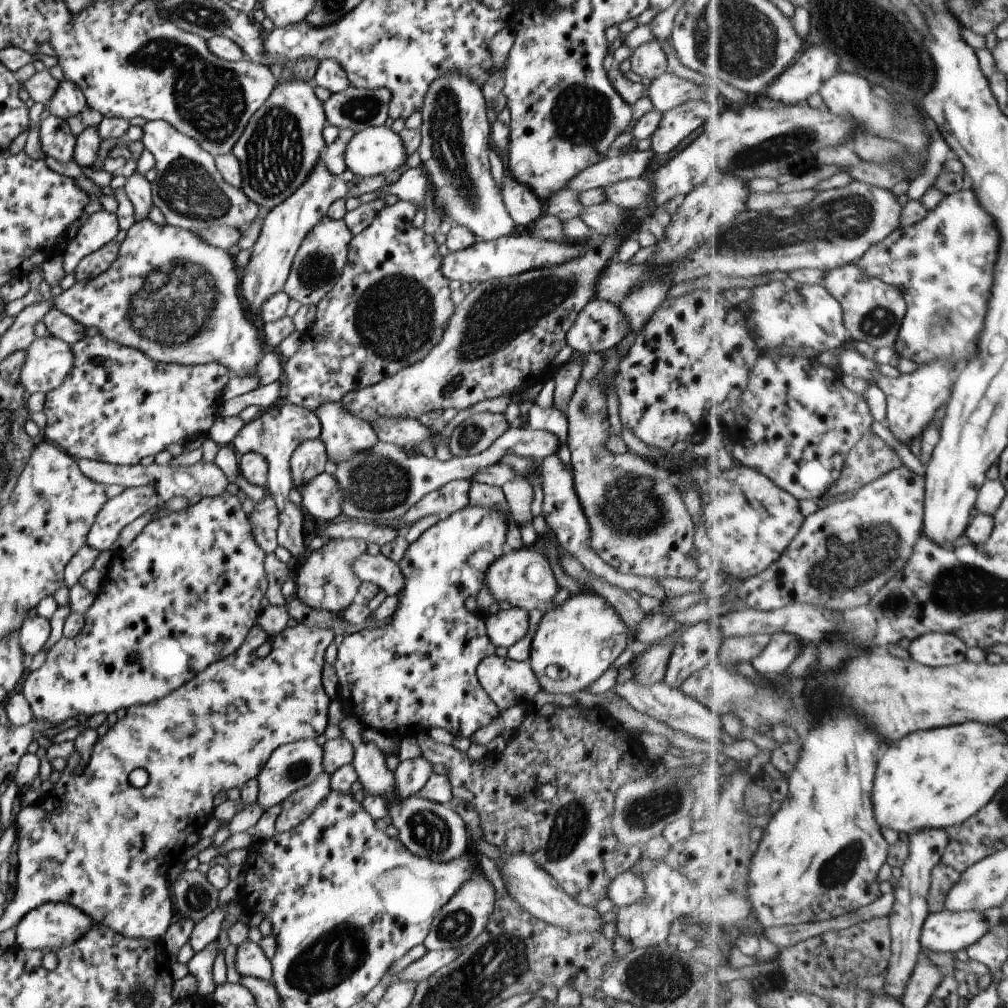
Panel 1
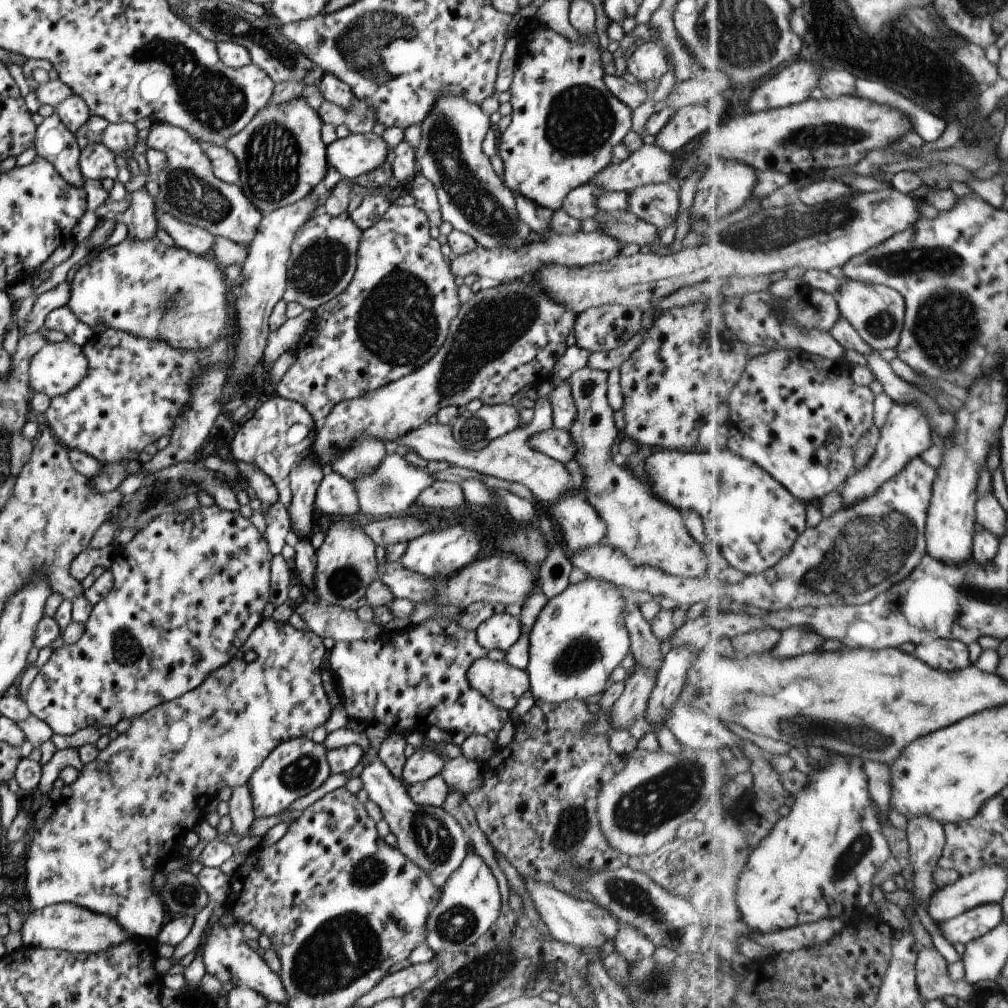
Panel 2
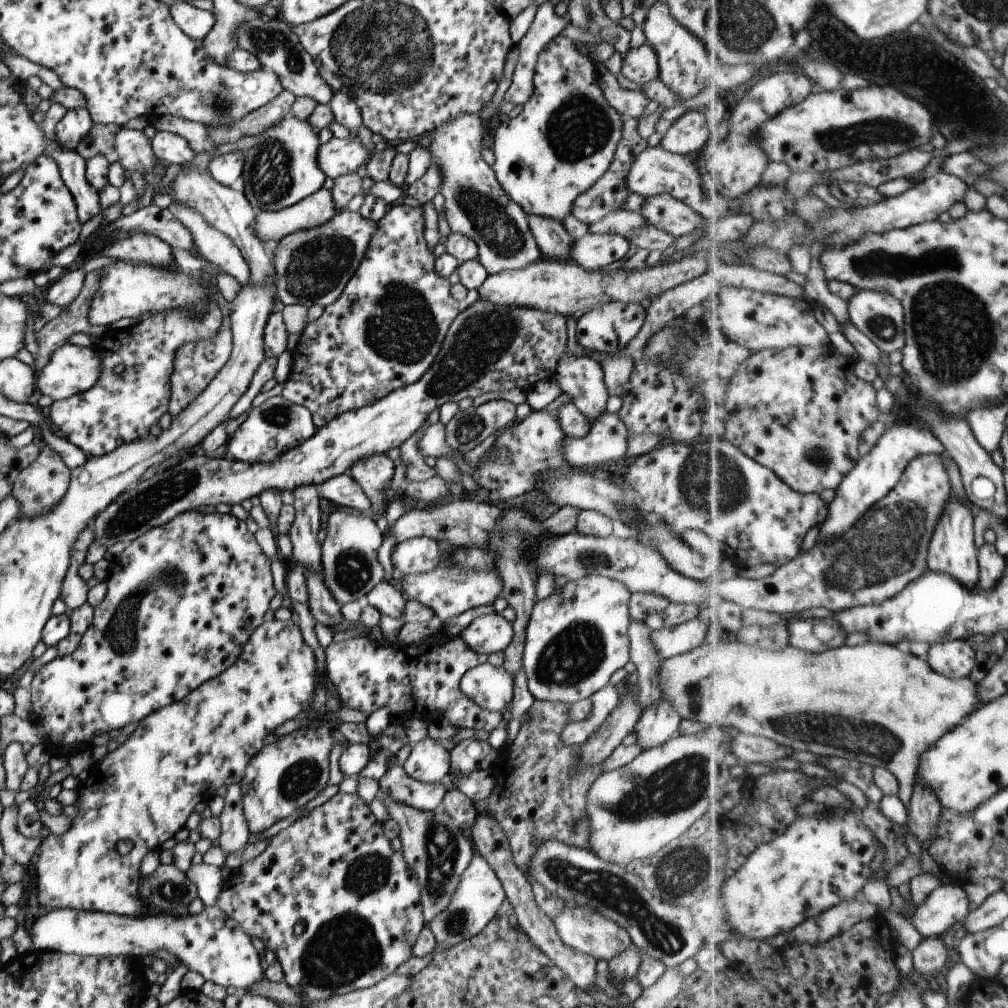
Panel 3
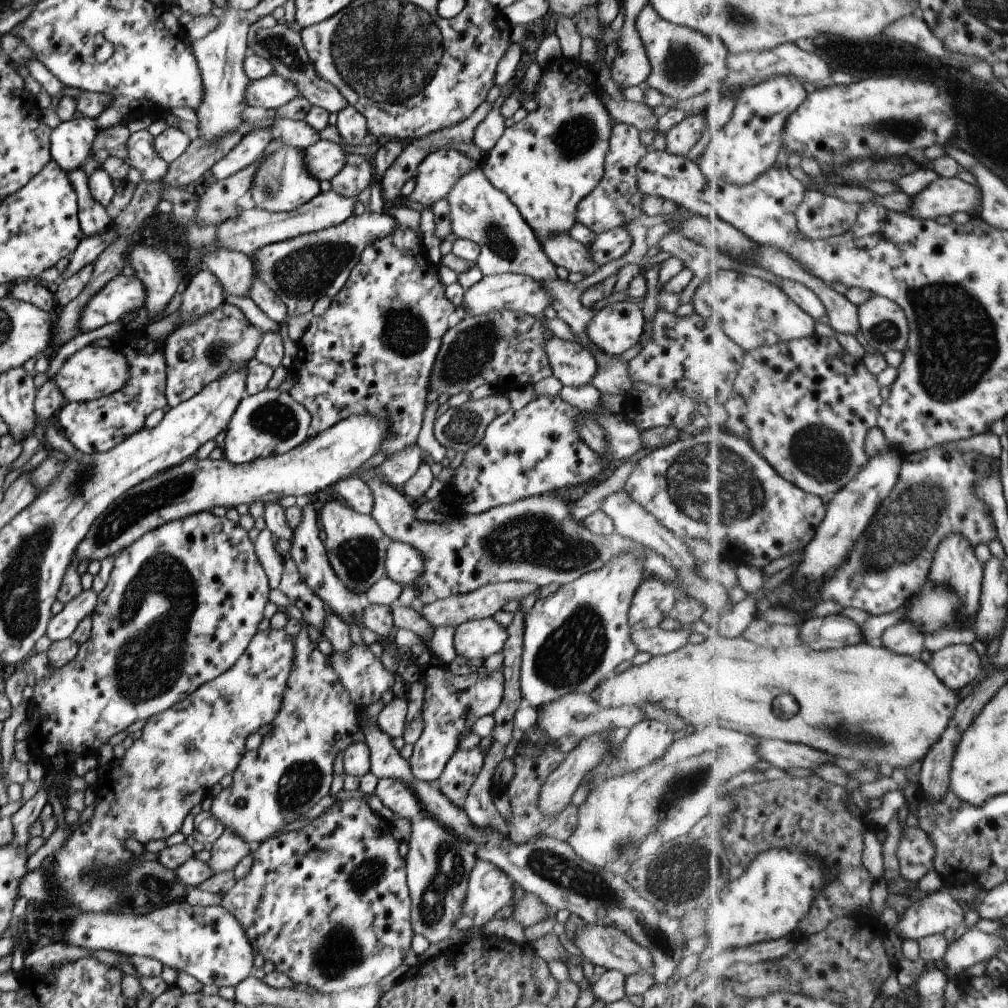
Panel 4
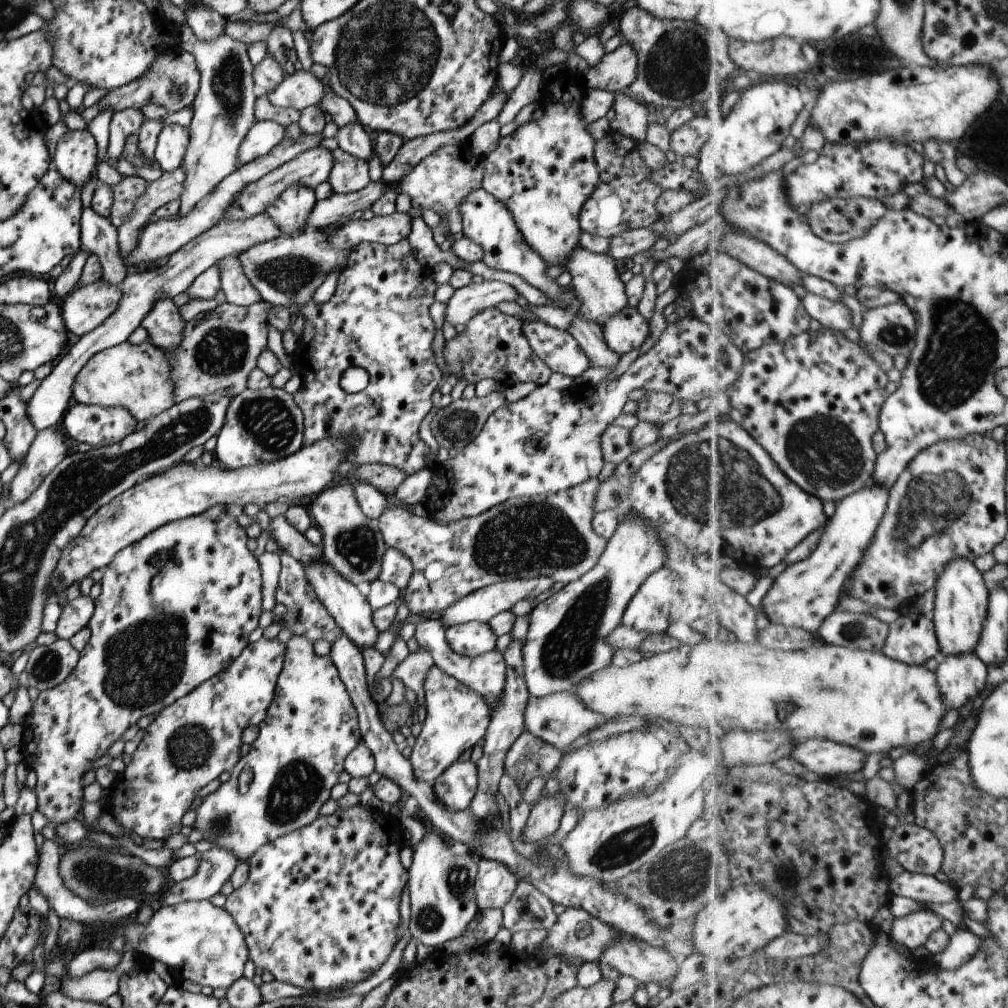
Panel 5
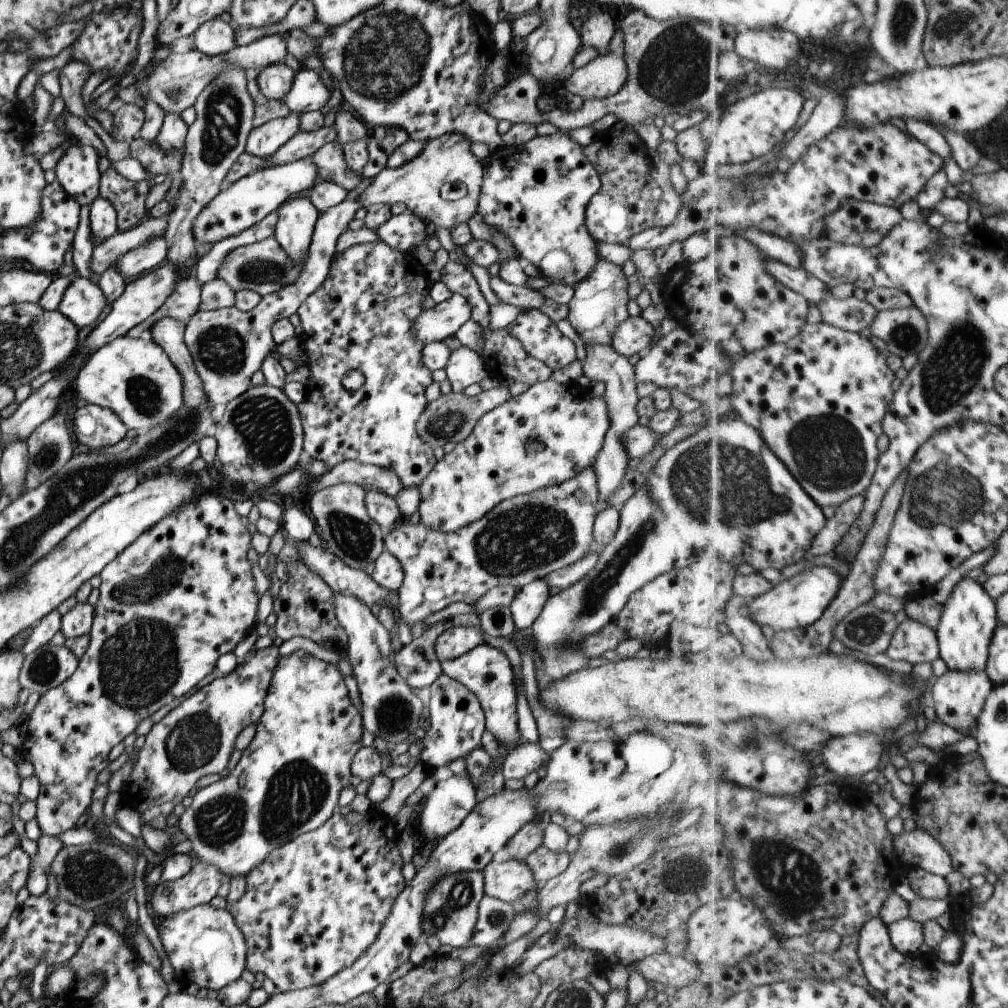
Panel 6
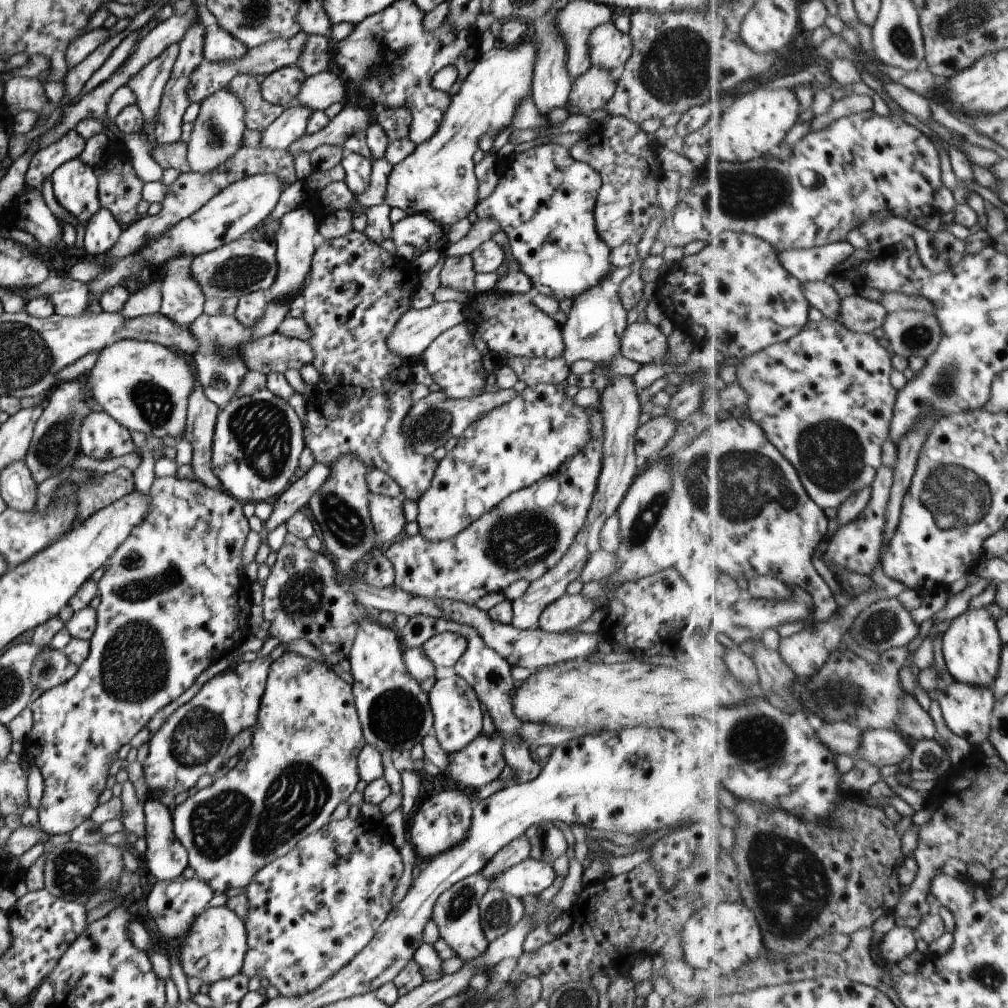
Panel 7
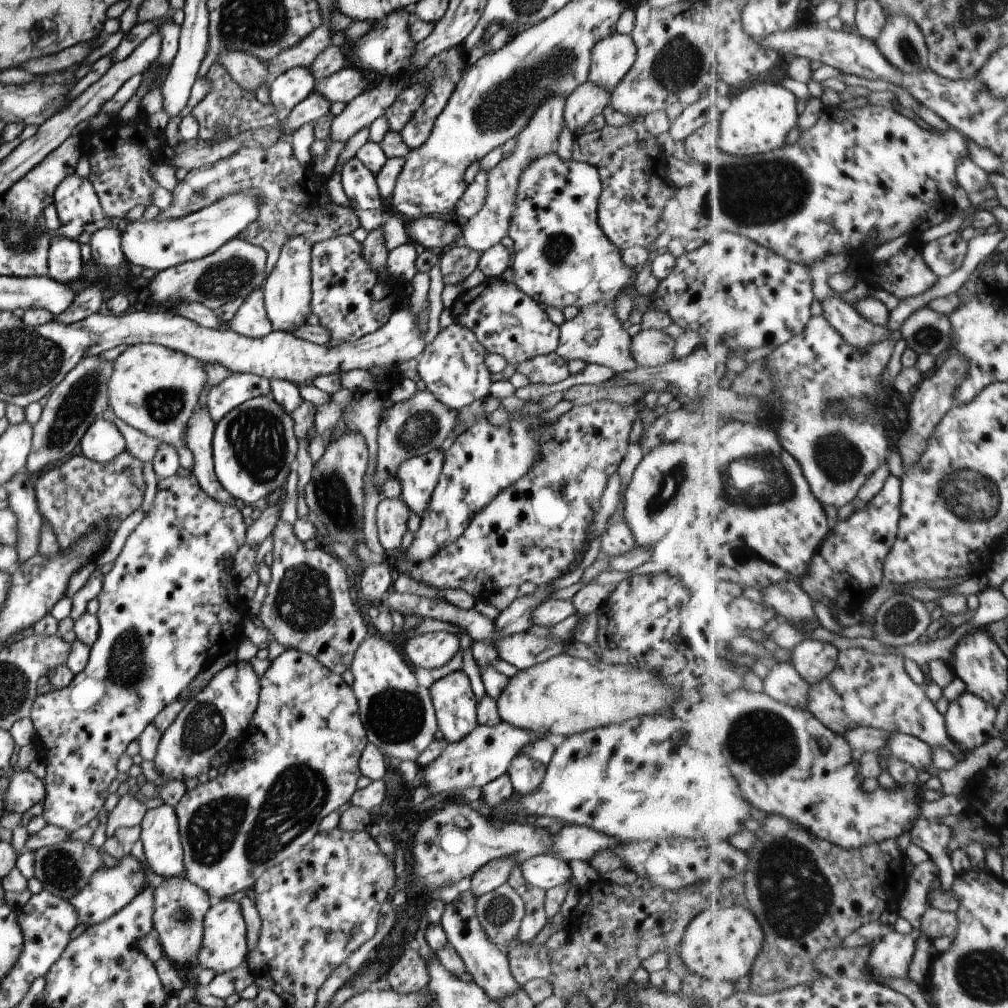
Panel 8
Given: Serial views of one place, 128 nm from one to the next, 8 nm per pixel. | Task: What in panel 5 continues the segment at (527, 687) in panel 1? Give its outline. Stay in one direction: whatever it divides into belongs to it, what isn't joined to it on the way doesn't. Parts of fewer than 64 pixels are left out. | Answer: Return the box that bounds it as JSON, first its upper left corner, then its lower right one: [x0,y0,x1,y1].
[409,665,490,785]

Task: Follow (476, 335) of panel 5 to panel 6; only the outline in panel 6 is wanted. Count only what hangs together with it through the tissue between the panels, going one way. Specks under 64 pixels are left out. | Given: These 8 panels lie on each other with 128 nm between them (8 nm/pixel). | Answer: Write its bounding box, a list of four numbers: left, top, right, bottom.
[441,259,551,386]

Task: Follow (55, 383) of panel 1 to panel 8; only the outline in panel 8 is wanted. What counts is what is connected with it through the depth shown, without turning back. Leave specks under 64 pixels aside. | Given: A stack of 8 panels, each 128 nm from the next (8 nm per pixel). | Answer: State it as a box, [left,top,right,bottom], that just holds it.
[108,343,208,452]

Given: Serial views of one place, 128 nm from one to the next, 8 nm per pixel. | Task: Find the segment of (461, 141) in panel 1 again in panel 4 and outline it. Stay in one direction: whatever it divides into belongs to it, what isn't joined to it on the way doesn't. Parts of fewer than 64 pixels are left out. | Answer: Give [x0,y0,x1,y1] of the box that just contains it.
[445,166,676,353]

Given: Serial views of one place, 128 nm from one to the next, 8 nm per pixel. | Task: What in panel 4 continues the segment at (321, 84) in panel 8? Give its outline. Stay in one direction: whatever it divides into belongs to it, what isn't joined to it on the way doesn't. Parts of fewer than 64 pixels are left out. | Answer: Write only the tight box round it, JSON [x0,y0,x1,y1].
[243,73,300,112]

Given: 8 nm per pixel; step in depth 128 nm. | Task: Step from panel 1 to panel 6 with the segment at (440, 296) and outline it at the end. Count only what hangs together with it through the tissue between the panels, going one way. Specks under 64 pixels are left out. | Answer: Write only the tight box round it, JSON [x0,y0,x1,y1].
[297,242,437,488]

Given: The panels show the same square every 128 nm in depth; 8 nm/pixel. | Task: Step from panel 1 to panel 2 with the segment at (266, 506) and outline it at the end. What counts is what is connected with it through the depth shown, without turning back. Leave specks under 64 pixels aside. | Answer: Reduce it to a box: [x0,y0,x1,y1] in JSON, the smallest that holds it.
[263,501,292,555]

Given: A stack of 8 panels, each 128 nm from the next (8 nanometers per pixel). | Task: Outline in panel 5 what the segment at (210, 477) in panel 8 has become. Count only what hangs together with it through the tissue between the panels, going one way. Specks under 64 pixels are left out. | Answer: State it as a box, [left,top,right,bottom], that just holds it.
[142,298,186,354]

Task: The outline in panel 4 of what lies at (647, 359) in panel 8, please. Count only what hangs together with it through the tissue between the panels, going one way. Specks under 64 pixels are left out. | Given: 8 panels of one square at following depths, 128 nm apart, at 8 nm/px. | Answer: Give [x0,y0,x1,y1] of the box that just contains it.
[586,299,644,357]

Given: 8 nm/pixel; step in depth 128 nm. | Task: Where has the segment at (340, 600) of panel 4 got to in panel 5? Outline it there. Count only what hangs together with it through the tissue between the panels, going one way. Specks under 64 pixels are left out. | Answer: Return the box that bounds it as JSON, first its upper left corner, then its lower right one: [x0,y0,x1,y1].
[304,562,381,652]

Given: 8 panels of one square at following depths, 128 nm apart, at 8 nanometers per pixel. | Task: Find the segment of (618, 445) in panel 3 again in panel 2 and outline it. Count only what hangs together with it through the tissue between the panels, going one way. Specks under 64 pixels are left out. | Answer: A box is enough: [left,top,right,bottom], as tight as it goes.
[528,427,576,464]

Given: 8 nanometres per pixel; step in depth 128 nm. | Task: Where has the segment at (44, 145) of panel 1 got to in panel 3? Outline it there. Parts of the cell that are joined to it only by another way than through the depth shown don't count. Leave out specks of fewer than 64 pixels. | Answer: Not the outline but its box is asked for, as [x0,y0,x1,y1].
[39,102,102,224]

